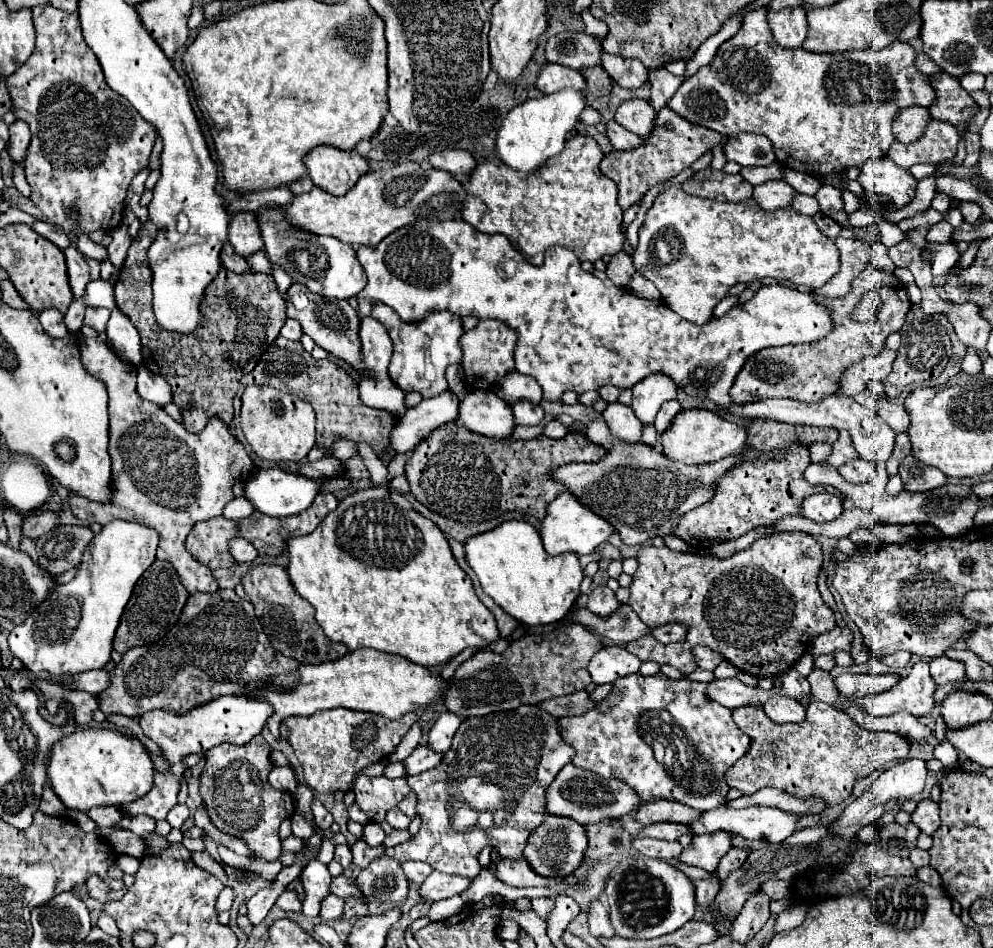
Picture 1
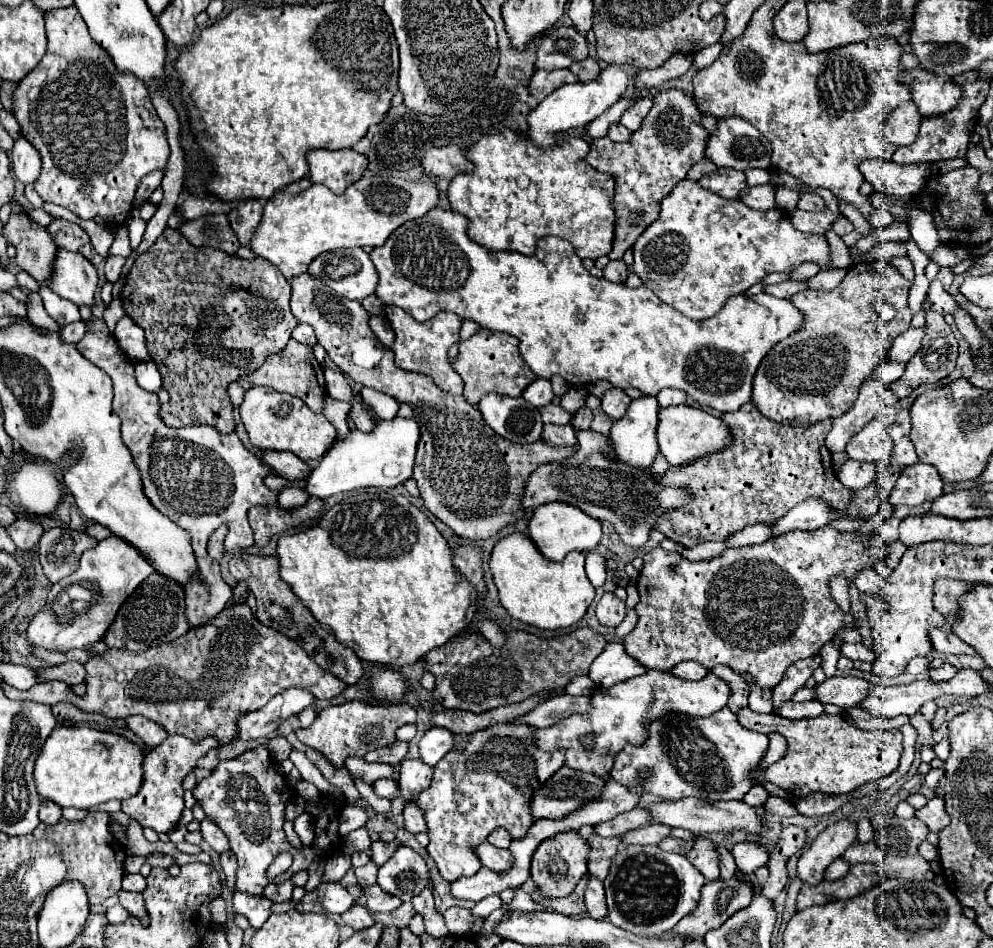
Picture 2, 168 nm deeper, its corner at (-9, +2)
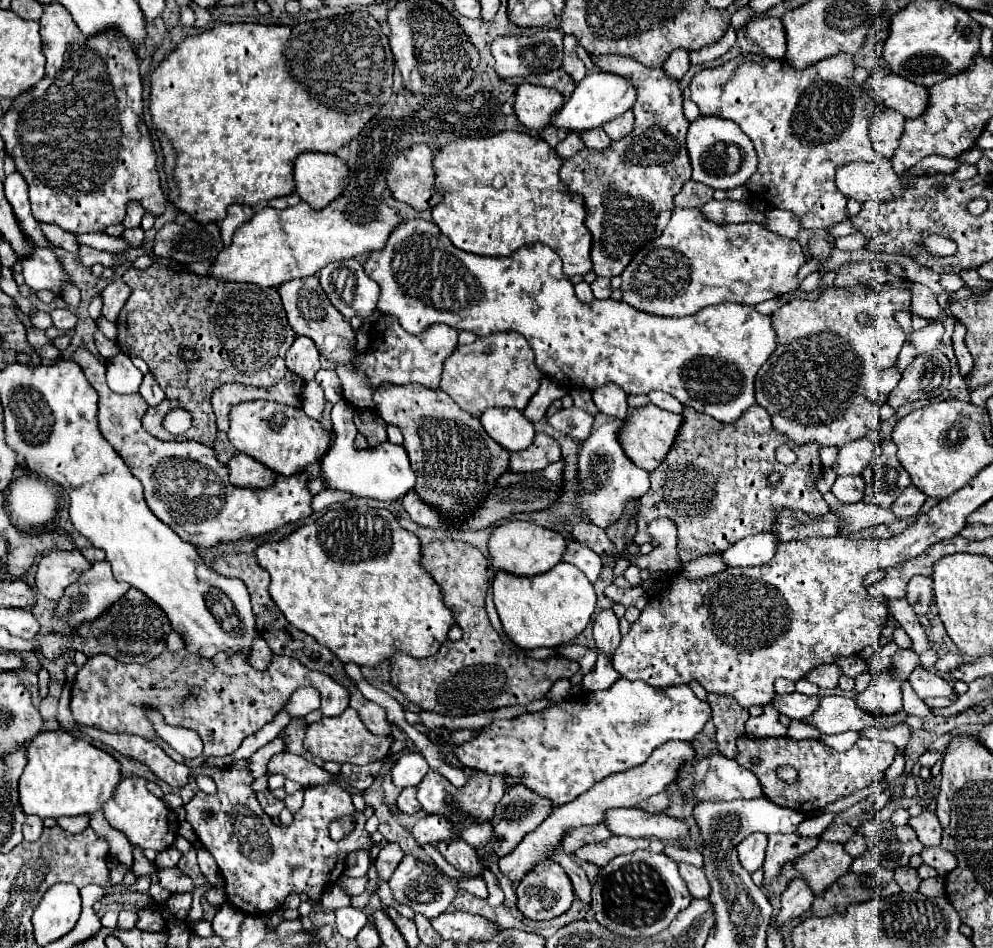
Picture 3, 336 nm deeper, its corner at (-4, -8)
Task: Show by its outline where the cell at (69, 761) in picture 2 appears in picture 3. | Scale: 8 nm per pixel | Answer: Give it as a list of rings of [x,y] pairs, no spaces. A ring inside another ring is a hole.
[[[63,729],[35,735],[27,745],[25,757],[27,765],[19,779],[19,799],[25,815],[37,815],[41,819],[89,815],[111,799],[121,781],[121,765],[109,753]]]

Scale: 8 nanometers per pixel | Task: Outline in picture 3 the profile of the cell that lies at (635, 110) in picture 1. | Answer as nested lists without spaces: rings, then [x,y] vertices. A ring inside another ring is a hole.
[[[627,111],[627,113],[623,113],[621,117],[605,123],[605,125],[603,125],[603,131],[609,135],[611,141],[619,141],[619,139],[627,137],[627,135],[633,131],[633,121],[635,121],[633,111]]]

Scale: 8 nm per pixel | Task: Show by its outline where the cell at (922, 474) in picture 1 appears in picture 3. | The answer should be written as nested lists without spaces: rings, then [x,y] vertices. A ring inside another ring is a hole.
[[[907,487],[891,505],[891,511],[897,519],[907,519],[907,517],[915,517],[921,509],[921,505],[925,503],[925,495],[917,489],[917,487]]]

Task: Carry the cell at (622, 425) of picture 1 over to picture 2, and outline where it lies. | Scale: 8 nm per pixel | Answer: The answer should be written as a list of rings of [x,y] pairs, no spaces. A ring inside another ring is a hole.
[[[612,387],[602,397],[602,411],[608,413],[616,421],[618,421],[618,417],[622,417],[622,413],[626,413],[626,405],[630,405],[630,397],[622,389]]]

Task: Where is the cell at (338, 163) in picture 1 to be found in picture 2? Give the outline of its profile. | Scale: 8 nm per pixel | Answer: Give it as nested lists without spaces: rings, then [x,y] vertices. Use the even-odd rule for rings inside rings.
[[[314,149],[308,153],[310,181],[326,185],[332,193],[342,195],[368,169],[364,155],[354,149]]]

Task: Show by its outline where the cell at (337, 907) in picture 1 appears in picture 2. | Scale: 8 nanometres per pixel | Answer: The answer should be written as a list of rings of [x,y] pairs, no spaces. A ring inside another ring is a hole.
[[[352,905],[352,907],[348,909],[348,913],[342,913],[342,915],[340,915],[340,919],[342,919],[346,925],[350,925],[354,931],[360,931],[360,929],[366,929],[366,927],[374,925],[372,915],[370,915],[368,909],[362,907],[362,905]]]

